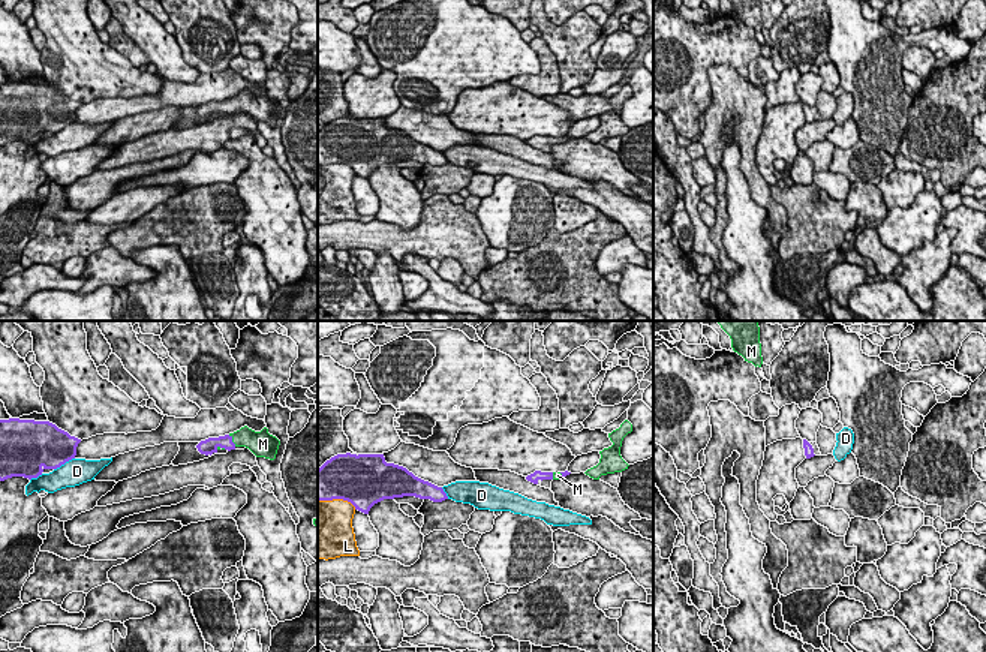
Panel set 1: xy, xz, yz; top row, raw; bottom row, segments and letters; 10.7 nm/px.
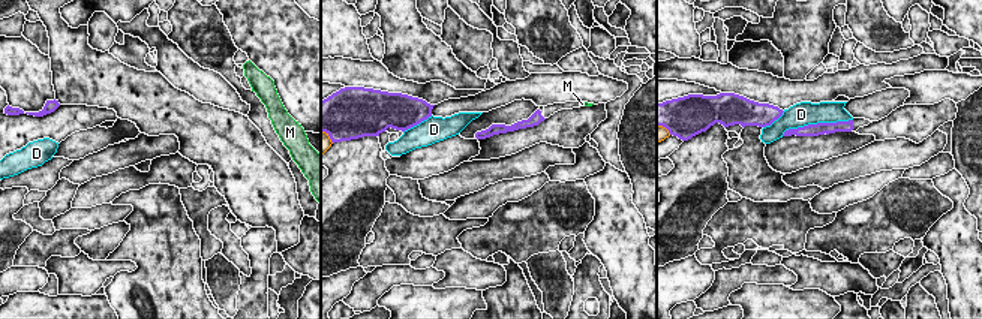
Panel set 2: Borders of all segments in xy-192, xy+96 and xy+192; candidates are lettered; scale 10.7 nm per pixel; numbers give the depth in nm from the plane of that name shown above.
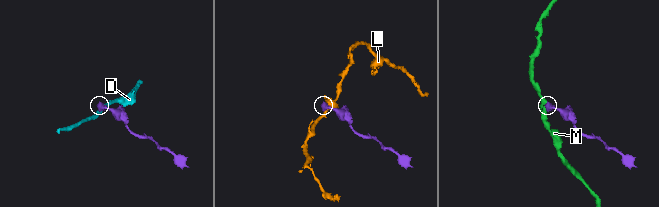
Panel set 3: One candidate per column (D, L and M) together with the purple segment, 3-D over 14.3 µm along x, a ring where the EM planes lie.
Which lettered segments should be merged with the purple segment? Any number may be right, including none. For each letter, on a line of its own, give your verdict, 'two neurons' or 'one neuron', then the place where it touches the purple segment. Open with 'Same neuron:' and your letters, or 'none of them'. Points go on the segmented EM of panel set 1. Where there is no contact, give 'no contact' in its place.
Same neuron: M
D: two neurons | xy (63, 463)
L: two neurons | xz (337, 498)
M: one neuron | xy (231, 441)

